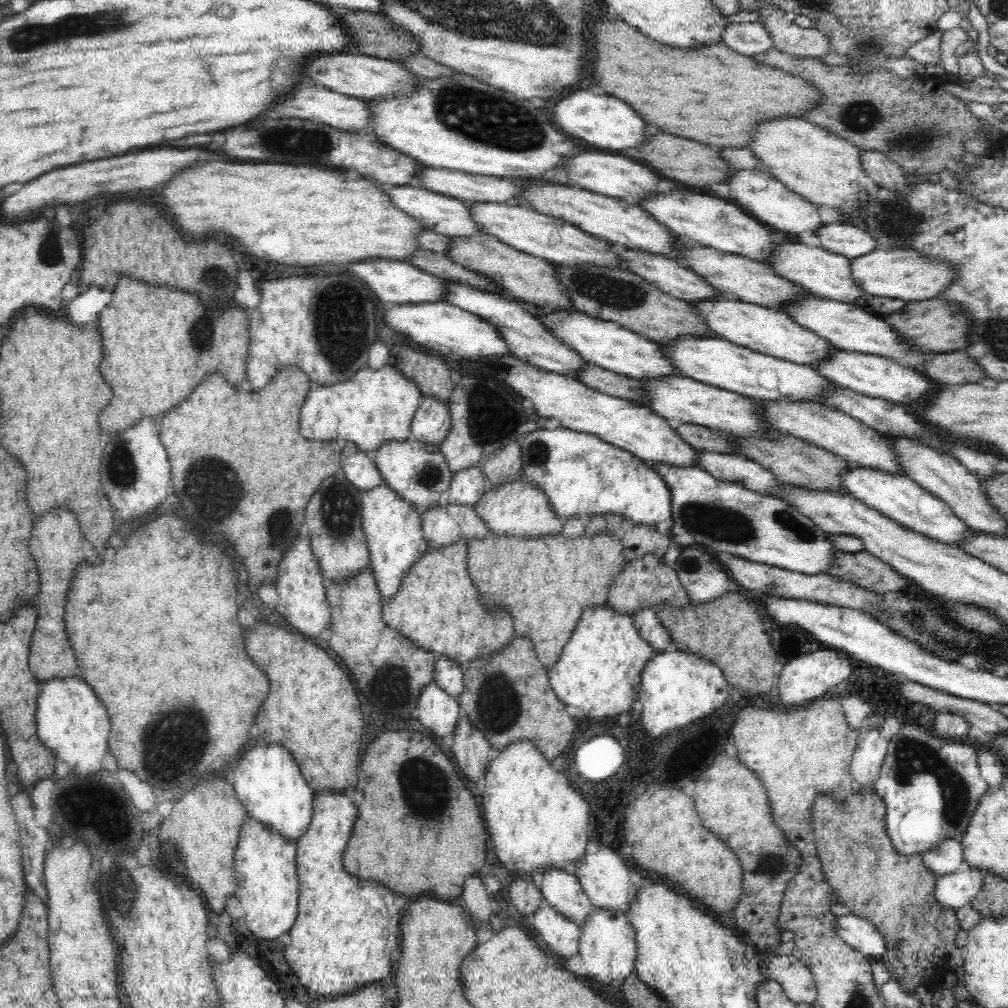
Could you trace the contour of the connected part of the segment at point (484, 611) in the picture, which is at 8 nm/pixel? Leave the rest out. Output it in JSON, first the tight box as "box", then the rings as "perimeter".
{"box":[382,539,515,668],"perimeter":[[[460,539],[444,548],[428,548],[405,573],[399,591],[388,601],[384,601],[382,608],[383,621],[388,627],[403,633],[404,637],[421,649],[428,650],[436,656],[444,655],[448,661],[458,663],[462,668],[477,657],[497,653],[515,636],[513,620],[508,612],[502,608],[487,608],[479,600],[479,591],[467,573],[467,541]]]}

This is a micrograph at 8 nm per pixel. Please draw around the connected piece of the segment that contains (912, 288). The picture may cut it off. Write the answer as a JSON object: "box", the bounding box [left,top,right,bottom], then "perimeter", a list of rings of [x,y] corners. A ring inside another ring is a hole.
{"box":[851,248,952,302],"perimeter":[[[910,248],[874,249],[864,256],[852,258],[851,274],[866,294],[882,298],[899,298],[904,302],[930,300],[946,290],[952,280],[952,269],[946,261],[926,259]]]}

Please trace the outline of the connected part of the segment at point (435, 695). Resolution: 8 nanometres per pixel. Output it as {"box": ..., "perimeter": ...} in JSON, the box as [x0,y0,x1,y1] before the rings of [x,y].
{"box":[416,681,459,743],"perimeter":[[[434,681],[421,689],[416,714],[420,724],[437,739],[451,743],[459,713],[457,699],[444,692]]]}

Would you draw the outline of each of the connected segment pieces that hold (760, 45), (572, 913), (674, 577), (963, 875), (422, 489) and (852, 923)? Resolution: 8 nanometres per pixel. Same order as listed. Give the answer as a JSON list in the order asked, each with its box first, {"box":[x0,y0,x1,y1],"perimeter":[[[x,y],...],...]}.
[{"box":[720,21,773,57],"perimeter":[[[758,21],[728,24],[720,40],[734,52],[749,57],[773,47],[768,31]]]},{"box":[541,868,594,927],"perimeter":[[[549,868],[543,874],[541,897],[560,914],[581,927],[594,906],[583,892],[578,878],[564,869]]]},{"box":[607,554,689,616],"perimeter":[[[645,554],[636,560],[629,561],[609,586],[607,605],[617,613],[627,613],[630,616],[641,608],[654,608],[656,605],[673,605],[678,608],[689,604],[687,592],[680,583],[677,571],[668,567],[663,559],[654,554]]]},{"box":[933,862,984,909],"perimeter":[[[966,862],[956,873],[937,878],[933,894],[935,902],[943,909],[956,909],[972,904],[972,900],[980,894],[984,884],[984,873],[971,868]]]},{"box":[372,436,452,522],"perimeter":[[[410,436],[405,441],[385,442],[372,457],[383,482],[415,508],[419,513],[420,522],[423,521],[422,518],[427,510],[437,507],[445,500],[452,474],[439,446],[425,445]]]},{"box":[834,915,886,959],"perimeter":[[[853,915],[836,916],[834,918],[834,933],[850,945],[852,950],[861,953],[867,958],[879,959],[886,953],[884,939],[880,931],[872,923]]]}]

